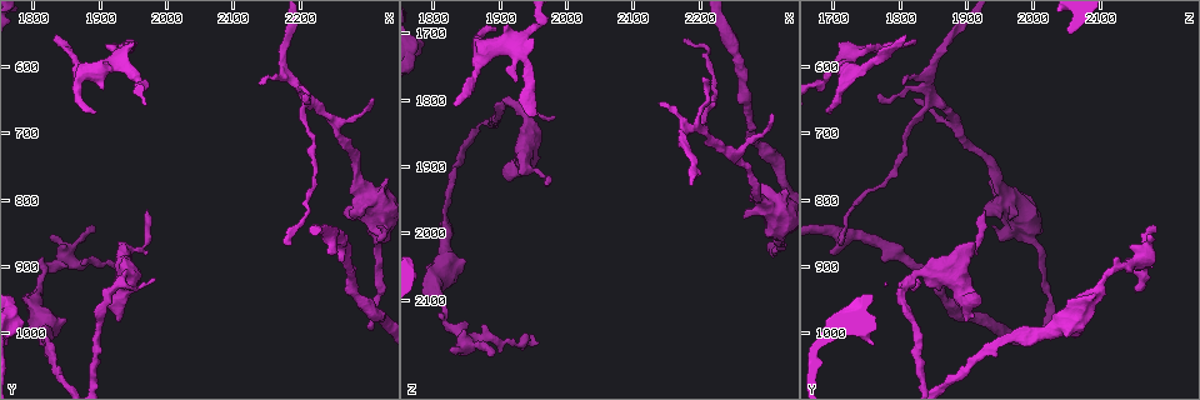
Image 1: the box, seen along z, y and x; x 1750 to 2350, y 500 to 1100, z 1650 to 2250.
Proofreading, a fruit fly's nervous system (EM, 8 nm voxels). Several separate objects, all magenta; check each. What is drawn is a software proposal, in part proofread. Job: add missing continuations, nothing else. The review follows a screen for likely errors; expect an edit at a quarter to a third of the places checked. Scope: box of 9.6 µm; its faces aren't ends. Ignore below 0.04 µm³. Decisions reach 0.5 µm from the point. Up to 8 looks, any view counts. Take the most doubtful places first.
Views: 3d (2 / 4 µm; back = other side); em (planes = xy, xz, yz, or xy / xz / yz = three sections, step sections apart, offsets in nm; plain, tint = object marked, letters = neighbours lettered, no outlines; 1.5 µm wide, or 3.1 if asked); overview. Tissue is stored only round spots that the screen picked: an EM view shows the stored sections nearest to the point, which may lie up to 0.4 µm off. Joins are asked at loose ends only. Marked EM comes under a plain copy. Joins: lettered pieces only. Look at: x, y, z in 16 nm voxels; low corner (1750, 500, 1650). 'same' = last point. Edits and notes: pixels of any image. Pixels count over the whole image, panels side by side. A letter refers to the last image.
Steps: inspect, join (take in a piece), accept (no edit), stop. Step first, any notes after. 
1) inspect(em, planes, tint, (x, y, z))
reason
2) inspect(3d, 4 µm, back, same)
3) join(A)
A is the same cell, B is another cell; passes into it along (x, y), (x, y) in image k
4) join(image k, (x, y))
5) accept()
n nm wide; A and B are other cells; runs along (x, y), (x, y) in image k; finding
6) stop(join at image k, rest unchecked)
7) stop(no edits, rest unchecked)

inspect(3d, 2 µm, (1950, 560, 1710))

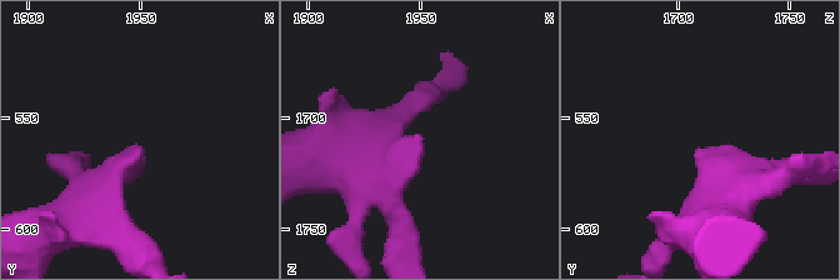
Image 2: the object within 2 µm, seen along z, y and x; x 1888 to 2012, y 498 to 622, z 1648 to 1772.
inspect(em, planes, tint, (1953, 564, 1715))
need the tissue

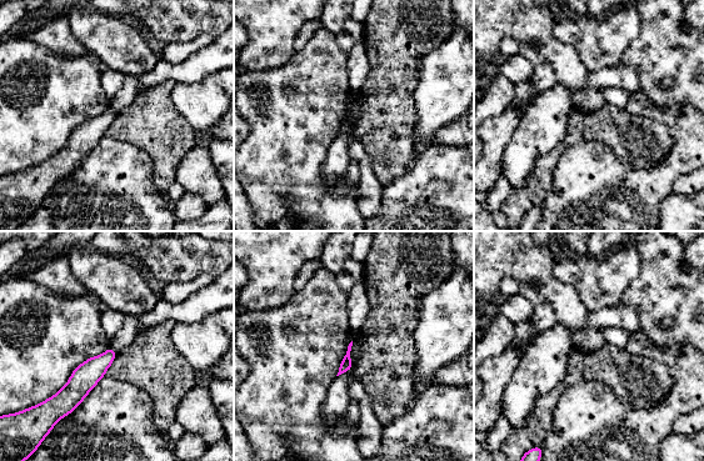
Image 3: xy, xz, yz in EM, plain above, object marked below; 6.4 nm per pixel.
inspect(em, planes, letters, same)

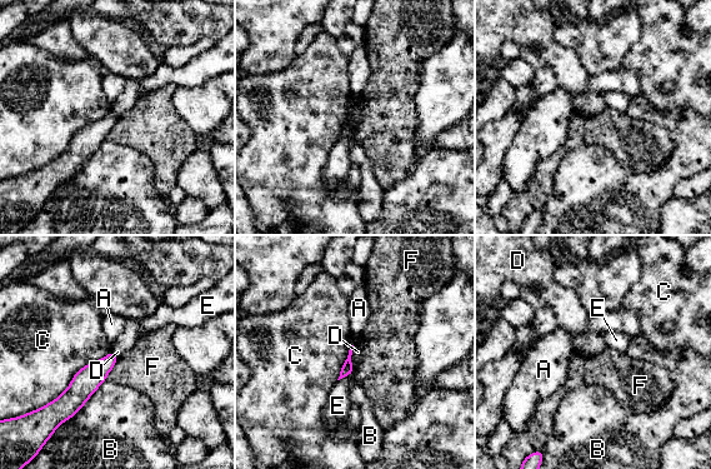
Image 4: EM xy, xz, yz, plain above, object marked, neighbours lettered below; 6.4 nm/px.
accept()
A, B, C, D, E and F are other cells; runs along (111, 357), (71, 400), (71, 412) in image 4; none of them fits

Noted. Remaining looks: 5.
inspect(3d, 4 µm, (2310, 650, 1820))
branch stops here

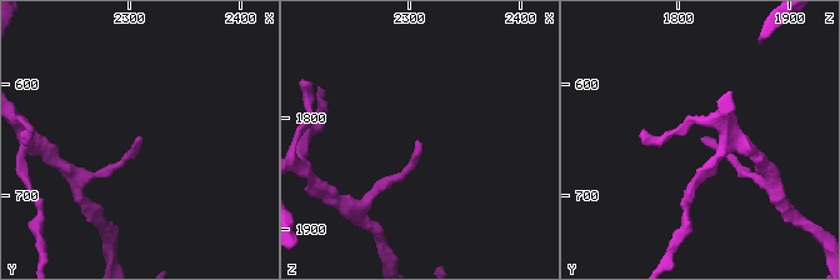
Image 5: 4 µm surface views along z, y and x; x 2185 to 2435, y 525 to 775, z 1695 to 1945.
inspect(em, planes, letters, (2310, 648, 1820))

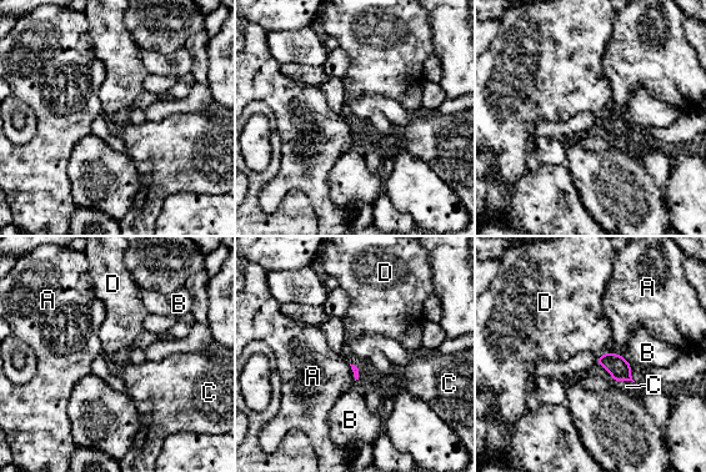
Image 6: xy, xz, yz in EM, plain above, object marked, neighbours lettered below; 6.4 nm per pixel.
accept()
A, B, C and D are other cells; border along (606, 351), (599, 357) in image 6; none of them fits

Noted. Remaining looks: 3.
inspect(em, yz, step 8, tint, (1890, 845, 2185))
branch stops here

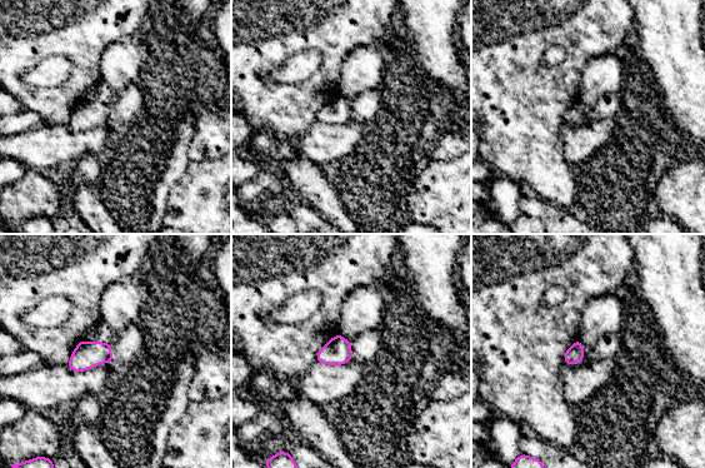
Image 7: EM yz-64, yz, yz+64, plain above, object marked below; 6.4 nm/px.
inspect(em, planes, tint, same)

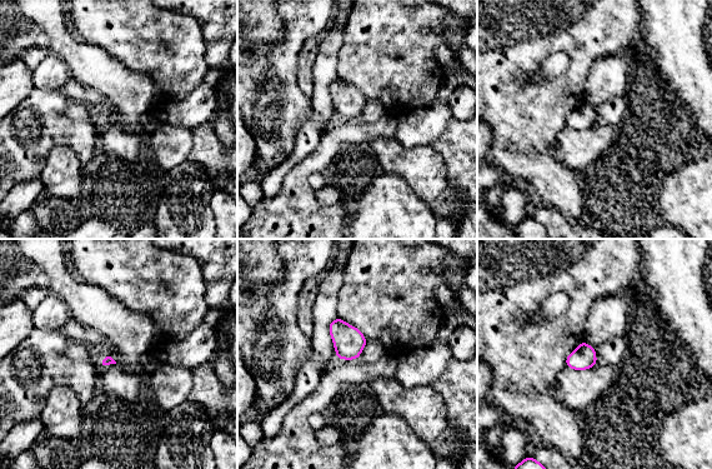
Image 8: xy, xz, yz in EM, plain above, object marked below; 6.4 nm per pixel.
inspect(em, planes, letters, same)
see the neighbours

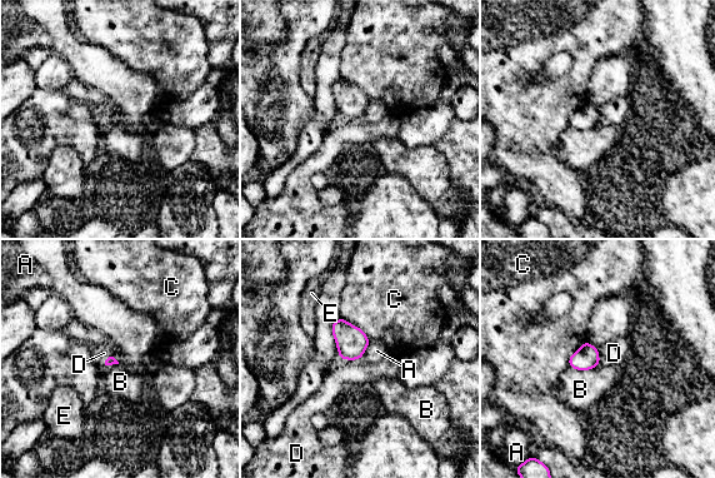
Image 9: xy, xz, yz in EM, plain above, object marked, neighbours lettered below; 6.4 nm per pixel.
accept()
A, B, C, D and E are other cells; none of them fits

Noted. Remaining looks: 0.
stop(no edits, rest unchecked)

